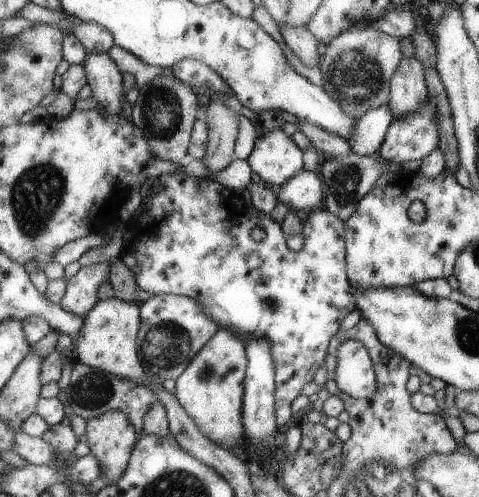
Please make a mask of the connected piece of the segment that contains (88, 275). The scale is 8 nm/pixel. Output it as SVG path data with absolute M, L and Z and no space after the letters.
M91 264L67 280L67 291L60 306L67 312L86 316L100 302L101 284L110 281L112 265Z

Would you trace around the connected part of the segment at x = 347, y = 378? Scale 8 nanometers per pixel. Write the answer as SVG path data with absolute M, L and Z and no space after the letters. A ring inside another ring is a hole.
M355 340L339 346L333 376L337 389L354 398L363 398L375 388L373 364L367 350Z

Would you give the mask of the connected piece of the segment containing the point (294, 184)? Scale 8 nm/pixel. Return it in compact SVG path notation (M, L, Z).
M300 169L286 184L281 184L279 191L273 193L273 196L288 209L305 214L322 207L324 187L317 171Z

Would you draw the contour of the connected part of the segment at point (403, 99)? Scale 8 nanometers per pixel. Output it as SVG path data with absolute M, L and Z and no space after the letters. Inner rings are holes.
M402 56L397 69L389 80L389 95L386 103L392 118L415 112L423 100L427 100L426 72L418 57Z

